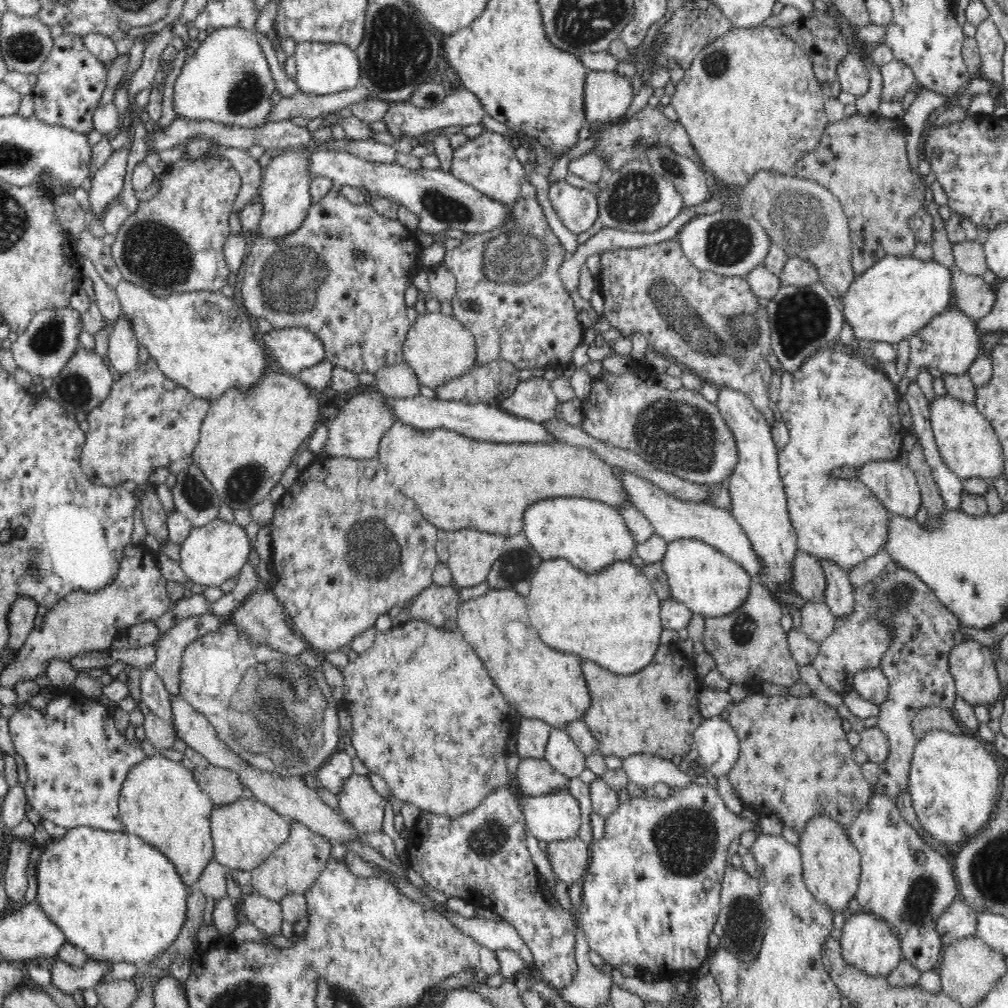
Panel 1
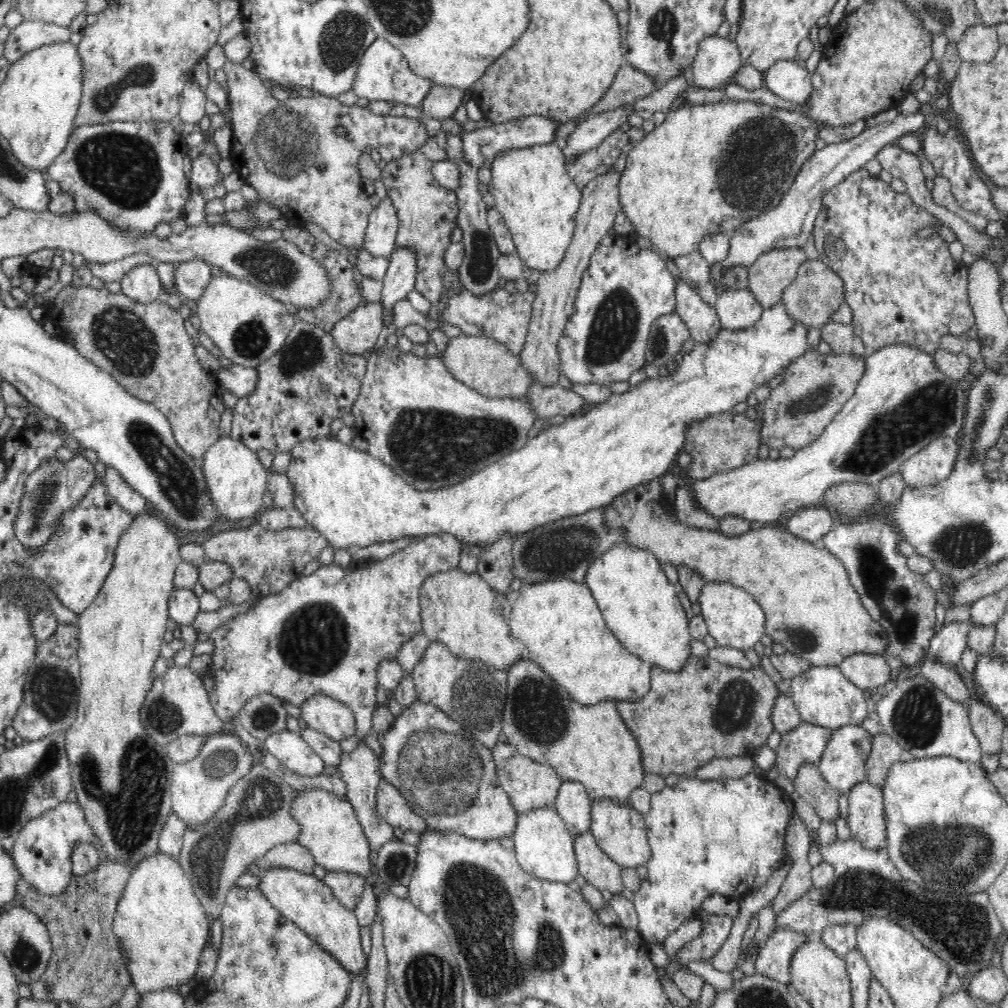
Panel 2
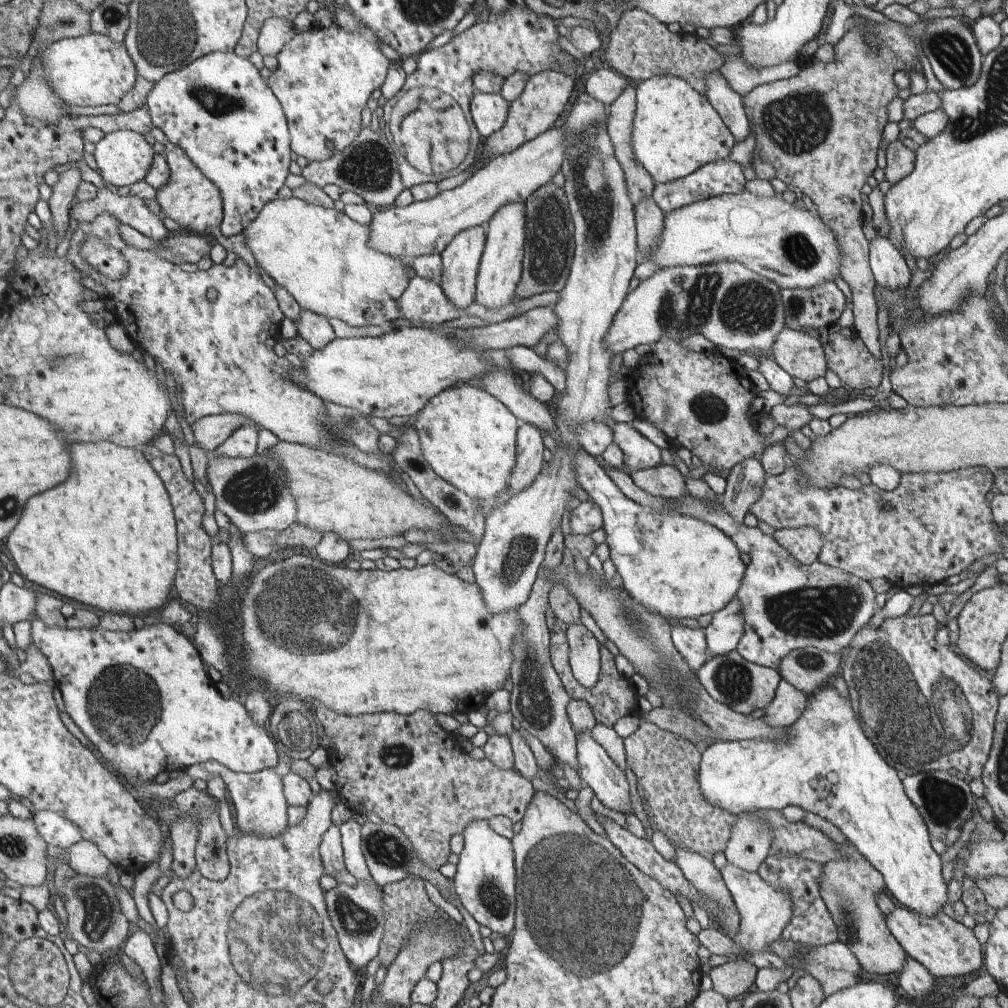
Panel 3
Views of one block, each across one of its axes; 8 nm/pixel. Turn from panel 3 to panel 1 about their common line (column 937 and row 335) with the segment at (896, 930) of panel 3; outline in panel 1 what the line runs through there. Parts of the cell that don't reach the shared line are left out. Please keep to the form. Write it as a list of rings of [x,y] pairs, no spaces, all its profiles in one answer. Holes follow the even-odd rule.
[[[949,309],[921,328],[916,335],[908,338],[910,342],[910,356],[905,376],[900,380],[897,390],[899,399],[905,395],[911,382],[917,379],[922,368],[938,369],[944,374],[965,374],[972,366],[972,362],[981,354],[978,343],[977,326],[975,321],[968,319],[957,309]]]

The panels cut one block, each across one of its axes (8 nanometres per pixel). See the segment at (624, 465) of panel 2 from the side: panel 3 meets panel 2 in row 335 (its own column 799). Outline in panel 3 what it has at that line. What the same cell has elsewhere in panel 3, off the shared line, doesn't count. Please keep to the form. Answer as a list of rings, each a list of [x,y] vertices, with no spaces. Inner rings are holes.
[[[832,684],[822,686],[807,696],[804,712],[785,729],[786,740],[744,739],[709,745],[702,753],[700,788],[709,805],[738,816],[754,813],[754,810],[781,811],[790,805],[818,814],[839,828],[860,854],[882,873],[888,892],[902,906],[927,917],[941,911],[948,903],[948,884],[942,876],[940,855],[932,849],[926,822],[906,796],[897,770],[878,754],[876,746],[866,736],[850,698],[842,697]],[[816,790],[826,790],[826,798],[818,798],[820,794]]]

